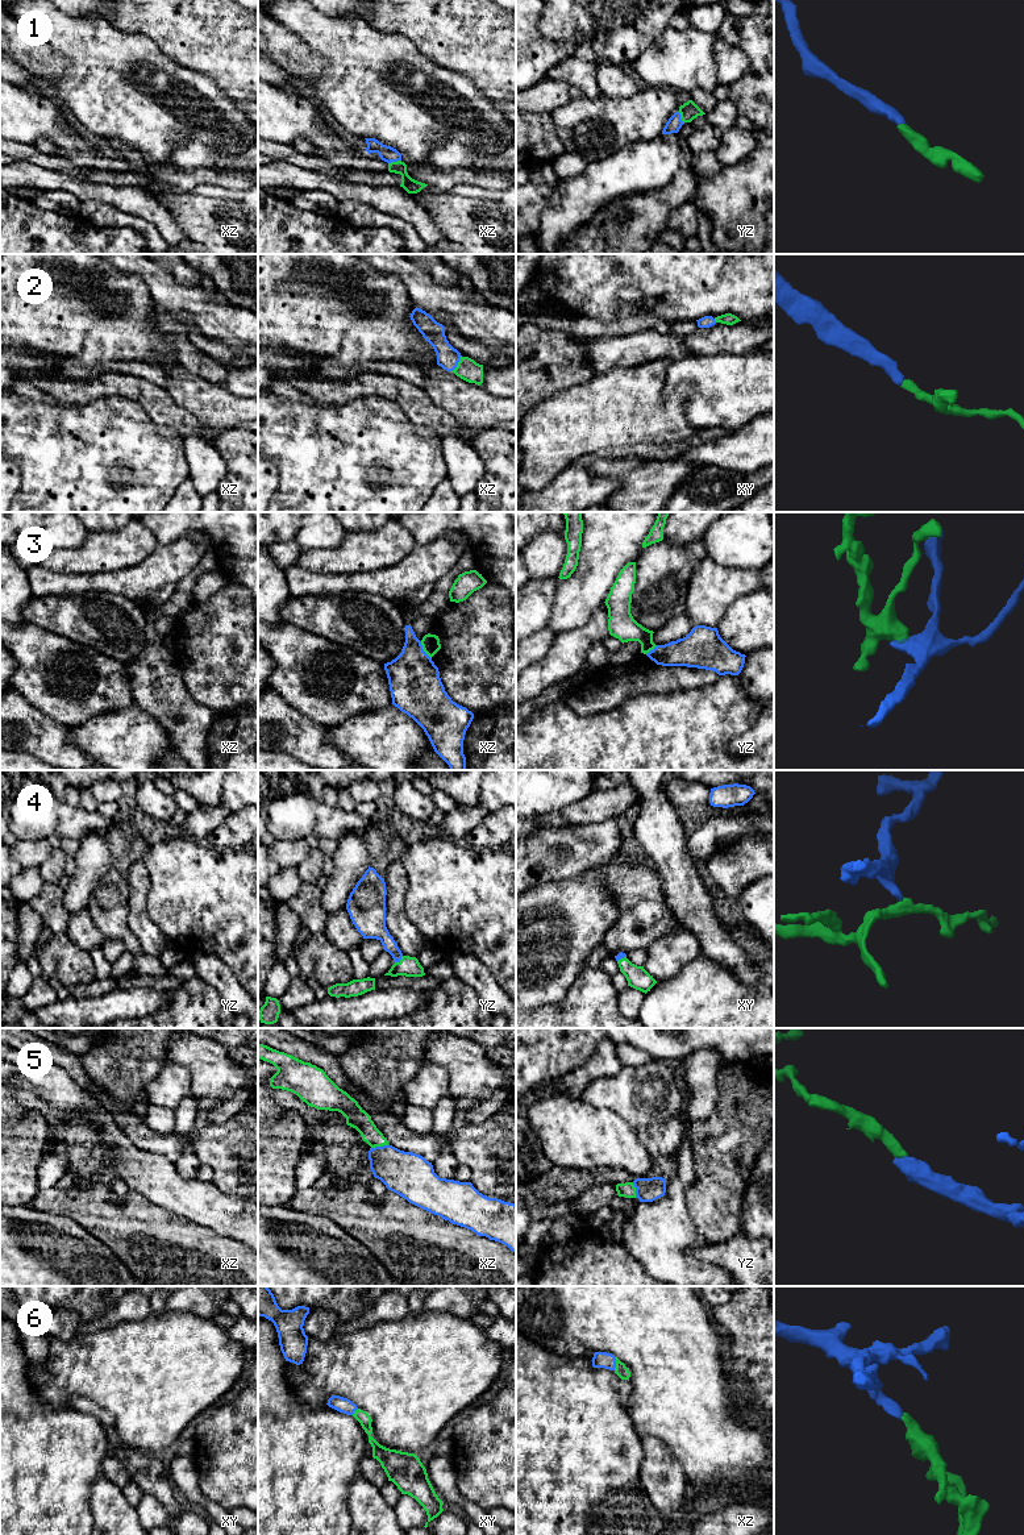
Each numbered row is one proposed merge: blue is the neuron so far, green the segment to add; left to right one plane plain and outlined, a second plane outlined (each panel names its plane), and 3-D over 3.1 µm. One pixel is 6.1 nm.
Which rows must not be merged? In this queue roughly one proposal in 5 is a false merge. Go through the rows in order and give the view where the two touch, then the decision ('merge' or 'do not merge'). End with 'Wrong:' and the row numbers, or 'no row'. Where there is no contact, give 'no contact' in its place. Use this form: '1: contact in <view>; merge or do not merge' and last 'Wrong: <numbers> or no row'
1: contact in xz; merge
2: contact in xz; merge
3: contact in xz; do not merge
4: contact in yz; merge
5: contact in xz; merge
6: contact in xz; merge
Wrong: 3

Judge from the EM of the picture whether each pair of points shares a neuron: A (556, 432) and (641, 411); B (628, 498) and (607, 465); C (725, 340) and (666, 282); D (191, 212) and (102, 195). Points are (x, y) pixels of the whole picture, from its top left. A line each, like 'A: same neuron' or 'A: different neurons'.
A: same neuron
B: same neuron
C: different neurons
D: different neurons

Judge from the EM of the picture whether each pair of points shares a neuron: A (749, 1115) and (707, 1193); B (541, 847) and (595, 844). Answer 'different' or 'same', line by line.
A: same
B: same

